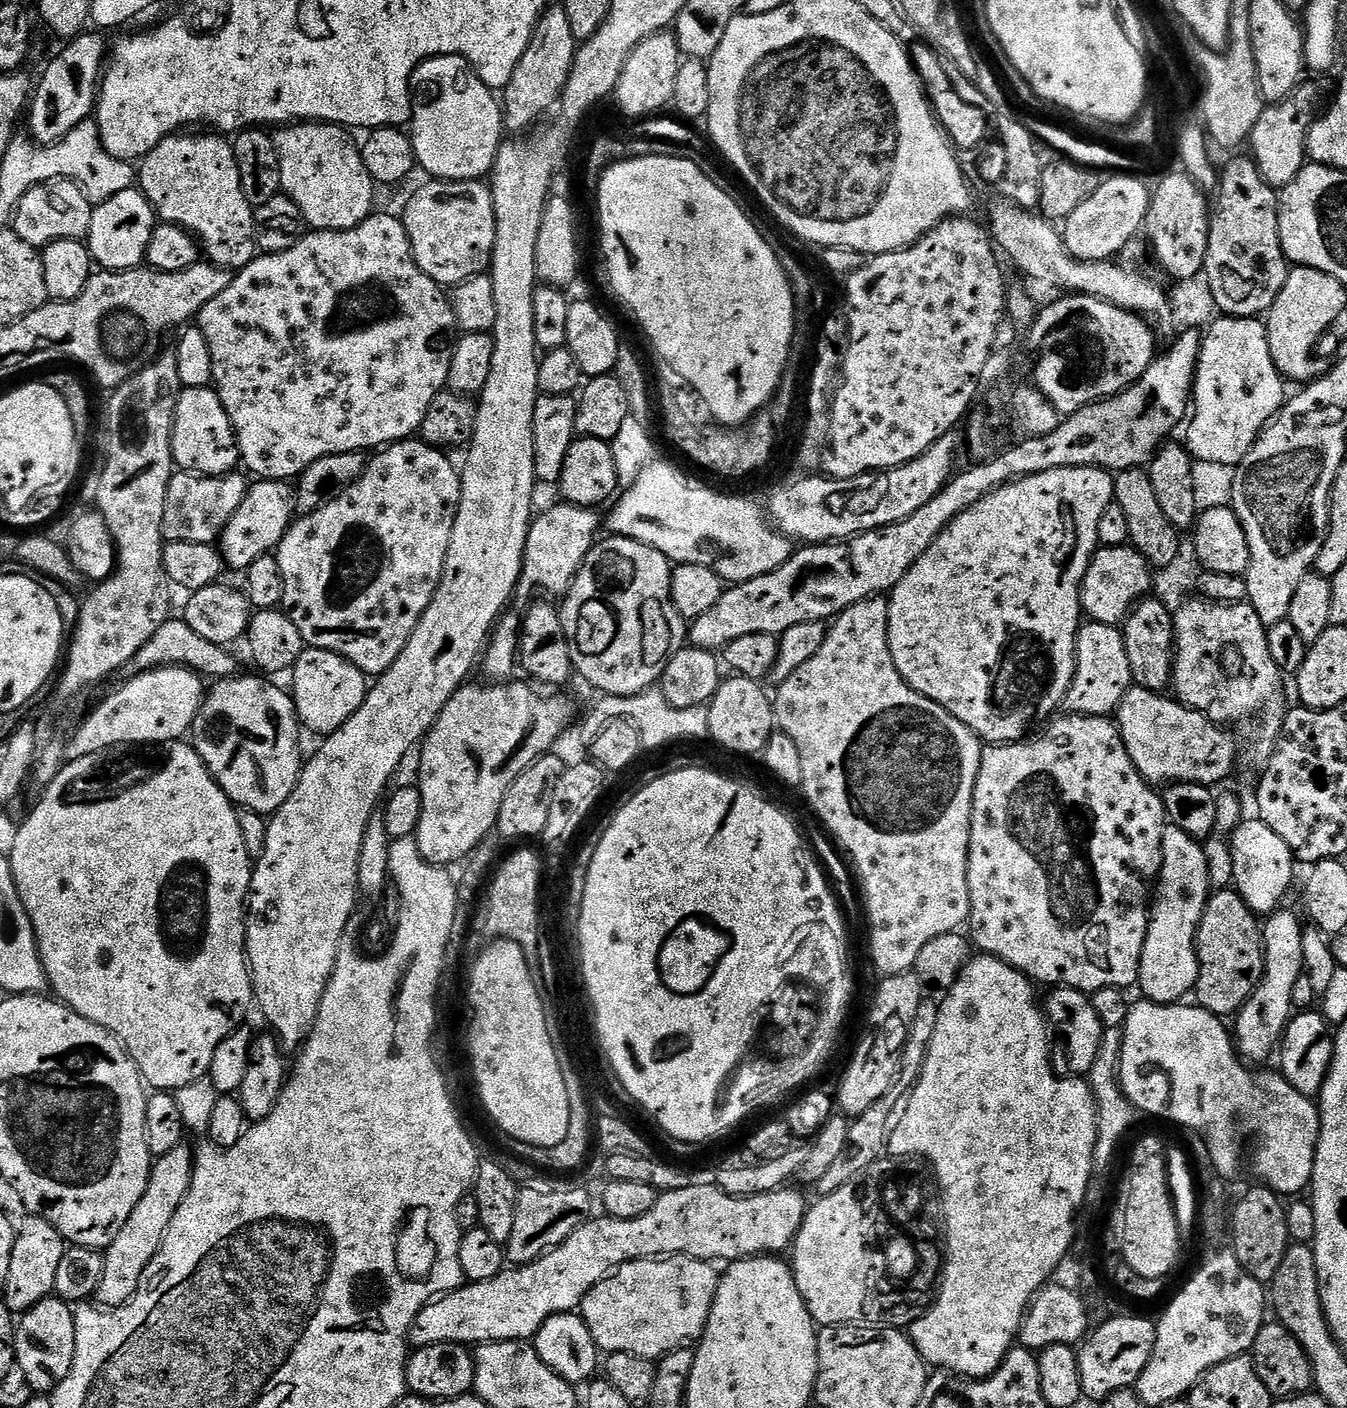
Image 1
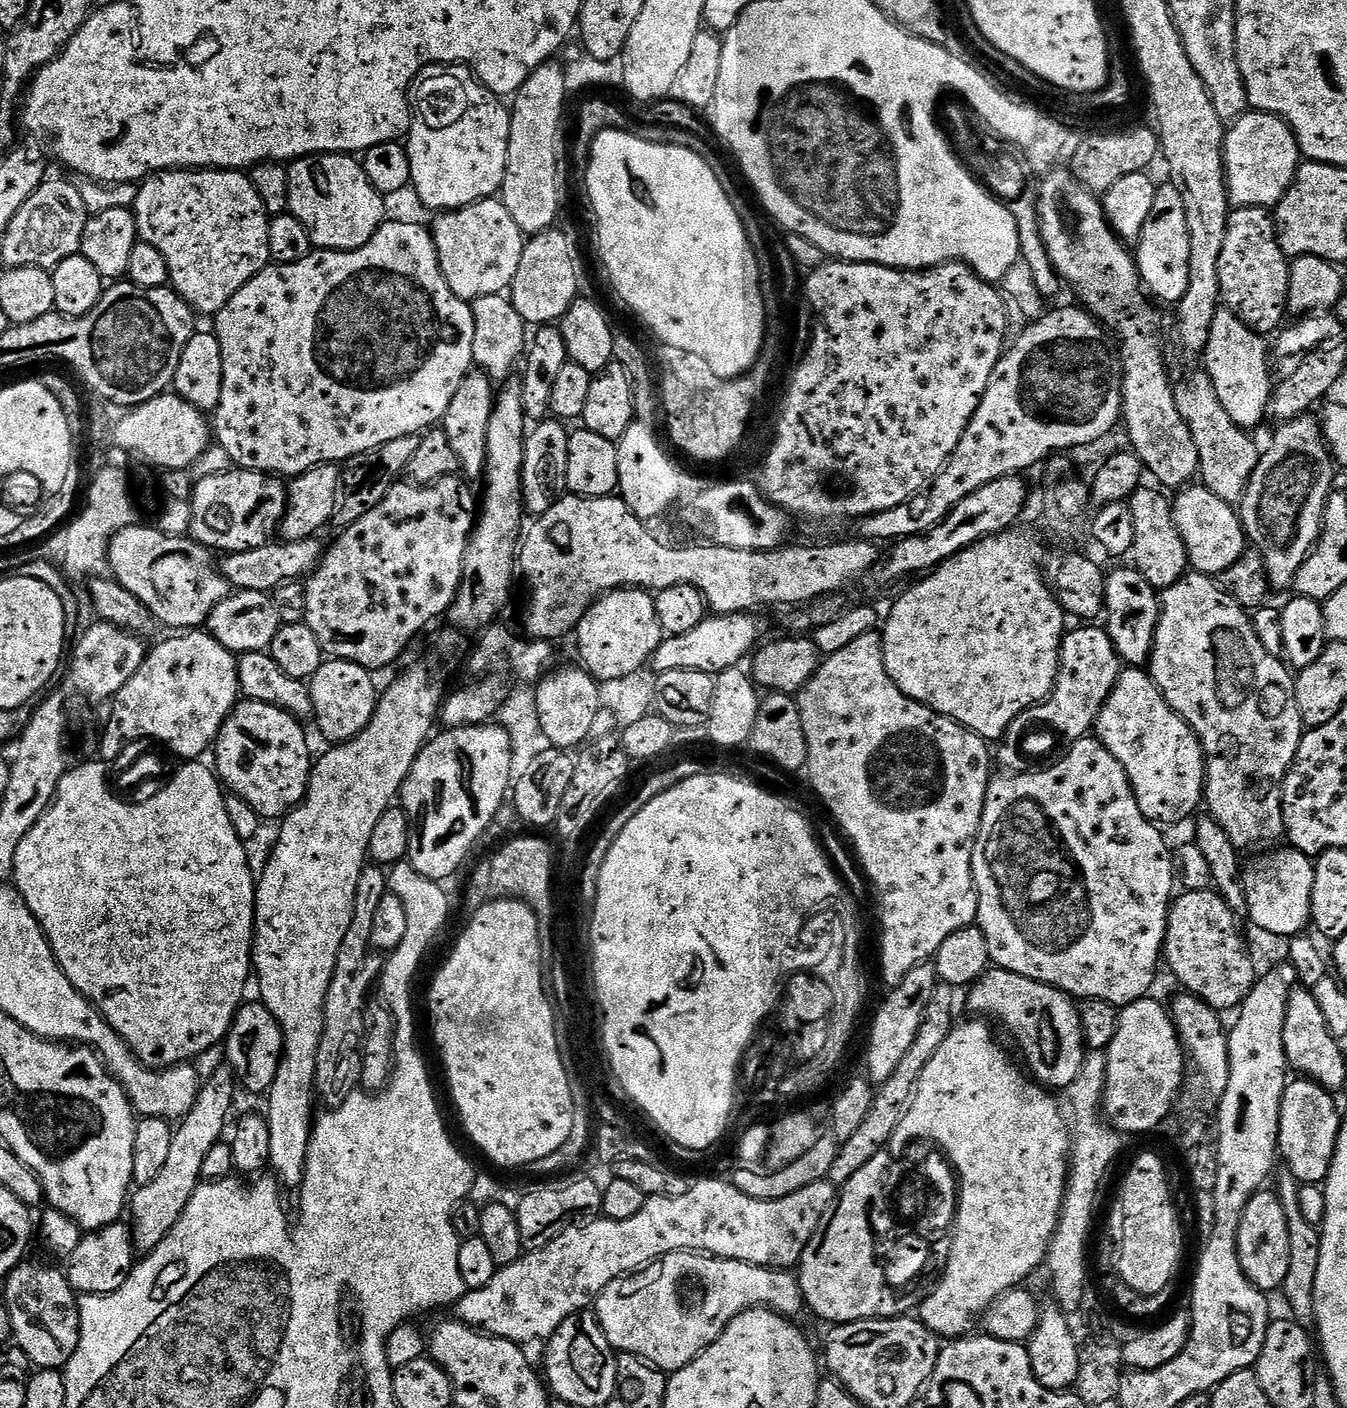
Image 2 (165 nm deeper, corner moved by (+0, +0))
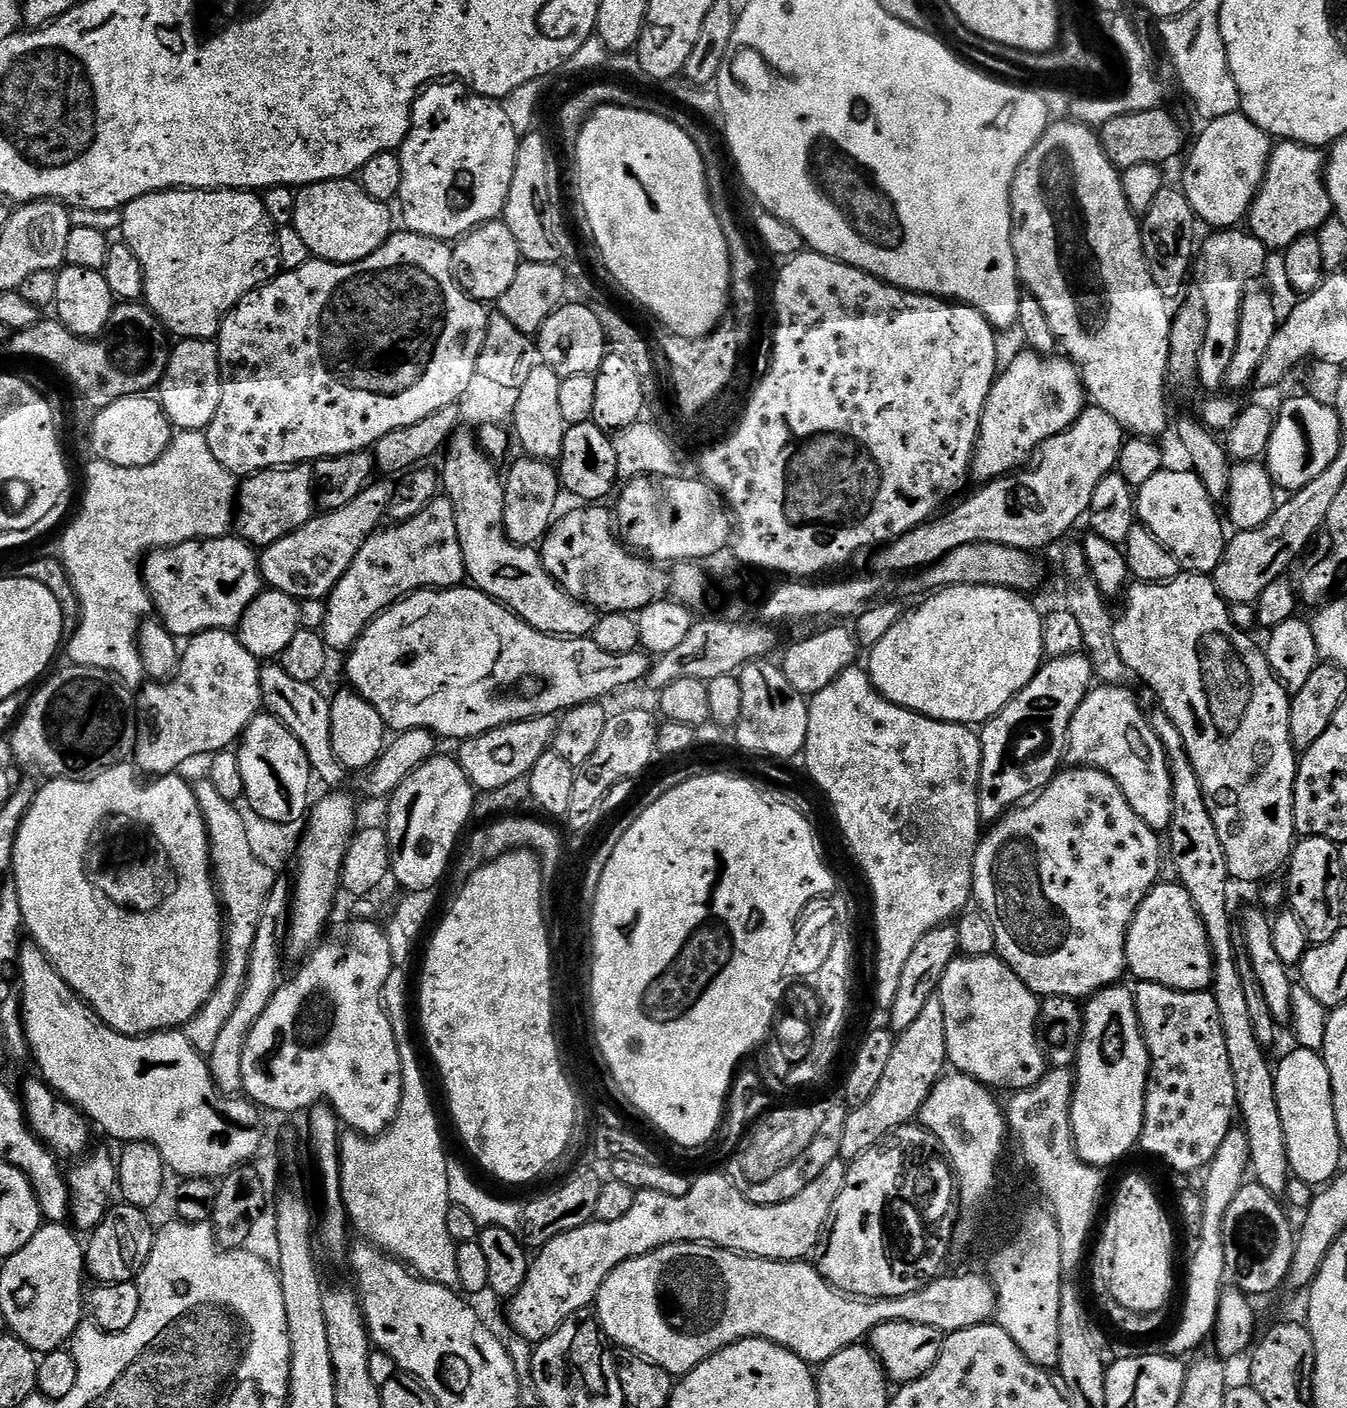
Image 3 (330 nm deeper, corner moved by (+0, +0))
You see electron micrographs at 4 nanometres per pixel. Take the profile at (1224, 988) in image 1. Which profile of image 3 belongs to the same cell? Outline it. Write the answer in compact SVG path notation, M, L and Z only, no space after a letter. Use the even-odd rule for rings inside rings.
M1179 882L1157 883L1138 906L1126 938L1126 965L1140 982L1161 984L1179 992L1203 992L1212 987L1212 947L1206 926Z

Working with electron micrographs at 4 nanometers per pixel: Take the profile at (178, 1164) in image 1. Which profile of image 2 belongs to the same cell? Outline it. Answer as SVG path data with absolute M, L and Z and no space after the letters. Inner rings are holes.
M224 1066L217 1067L213 1072L216 1073L205 1084L203 1081L199 1085L196 1101L192 1104L190 1111L175 1125L170 1151L166 1153L166 1166L158 1170L158 1178L154 1178L154 1182L149 1184L139 1185L131 1193L130 1233L137 1253L153 1252L158 1242L162 1242L162 1238L174 1228L182 1210L190 1202L197 1184L201 1183L202 1158L206 1158L206 1154L210 1154L213 1146L225 1135L224 1123L227 1122L228 1111L232 1108L234 1077Z

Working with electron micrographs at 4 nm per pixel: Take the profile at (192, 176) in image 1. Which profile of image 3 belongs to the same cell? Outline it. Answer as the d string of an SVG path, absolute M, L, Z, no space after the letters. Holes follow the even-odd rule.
M189 188L151 192L122 209L119 231L144 273L143 303L169 333L180 340L215 341L226 314L241 298L261 288L281 271L276 255L278 231L255 191L234 188Z

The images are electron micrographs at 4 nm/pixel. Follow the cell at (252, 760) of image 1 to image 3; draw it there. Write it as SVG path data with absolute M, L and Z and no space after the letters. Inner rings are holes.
M257 714L253 720L244 727L244 735L238 741L238 747L235 749L238 760L238 766L241 768L242 782L244 783L244 796L248 798L254 810L262 818L270 819L271 822L280 823L301 823L307 817L310 811L310 799L308 800L308 791L314 785L312 767L306 758L306 750L290 734L282 722L278 722L274 717L267 714Z

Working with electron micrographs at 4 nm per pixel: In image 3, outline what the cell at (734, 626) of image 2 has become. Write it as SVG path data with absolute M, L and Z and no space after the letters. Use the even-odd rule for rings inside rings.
M471 586L425 590L405 596L403 600L385 610L381 616L373 618L365 632L356 639L356 644L347 653L347 656L348 680L352 683L349 684L351 691L366 698L366 702L370 702L370 706L374 706L374 710L378 710L378 714L382 714L385 725L391 731L393 728L393 733L399 734L406 730L426 730L433 732L437 738L444 739L445 736L448 740L456 740L455 742L466 741L471 736L481 736L498 726L533 720L539 716L556 716L567 712L570 708L600 702L604 696L617 690L620 686L641 683L654 663L653 657L643 650L614 654L602 650L602 646L598 646L591 638L565 638L542 634L531 628L525 620L515 616L509 608L505 608L496 600L491 600L485 592L480 592Z

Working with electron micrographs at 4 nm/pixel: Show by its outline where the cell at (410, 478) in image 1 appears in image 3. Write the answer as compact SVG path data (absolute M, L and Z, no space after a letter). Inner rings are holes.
M437 498L430 502L430 506L426 506L426 510L422 510L422 514L418 514L414 518L405 520L403 522L396 522L389 526L381 527L379 530L372 533L370 538L366 538L366 542L362 546L362 550L358 550L358 554L354 554L354 562L350 562L350 570L346 570L346 574L342 574L342 578L338 582L338 586L334 586L334 590L326 597L327 608L325 610L325 618L322 627L322 635L325 644L329 649L336 650L336 648L344 648L343 650L350 650L356 644L356 639L362 635L368 628L368 624L376 616L381 616L385 610L397 604L398 601L403 600L405 596L414 592L423 592L425 590L439 590L441 588L455 588L463 585L466 580L466 566L462 558L462 542L458 540L458 522L454 514L454 506L446 498Z

